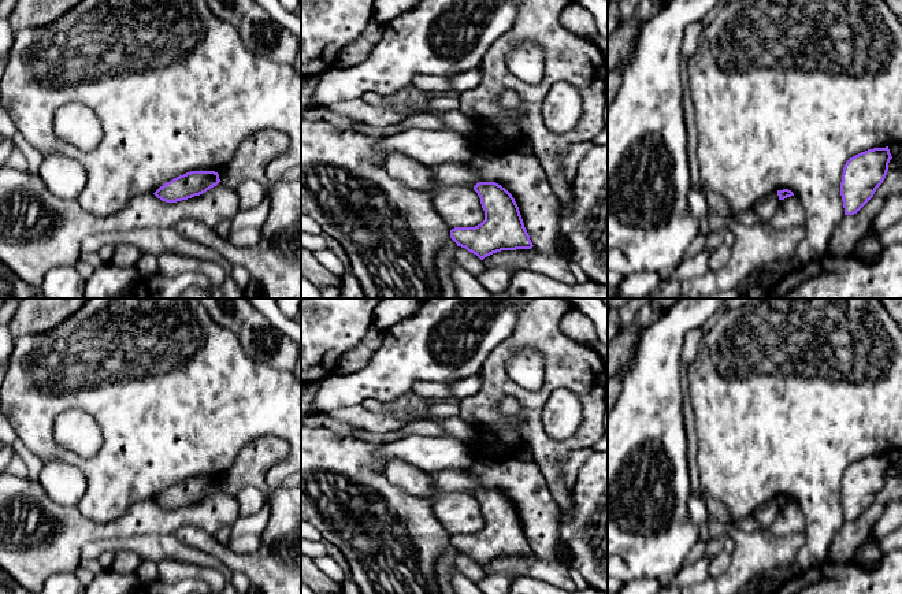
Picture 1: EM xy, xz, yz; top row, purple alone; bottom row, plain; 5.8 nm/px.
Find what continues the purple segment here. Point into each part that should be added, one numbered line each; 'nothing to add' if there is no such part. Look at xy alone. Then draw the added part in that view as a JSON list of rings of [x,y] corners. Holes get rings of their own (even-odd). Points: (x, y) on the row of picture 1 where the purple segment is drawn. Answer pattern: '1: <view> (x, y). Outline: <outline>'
nothing to add

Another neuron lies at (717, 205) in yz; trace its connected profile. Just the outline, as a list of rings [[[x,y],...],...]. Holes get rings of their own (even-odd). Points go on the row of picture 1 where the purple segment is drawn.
[[[701,183],[698,189],[705,194],[708,203],[708,211],[721,220],[731,219],[732,212],[727,204],[727,201],[719,196],[714,190],[712,190],[706,183]]]

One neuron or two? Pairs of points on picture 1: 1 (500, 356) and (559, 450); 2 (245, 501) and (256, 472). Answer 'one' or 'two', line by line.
1: one
2: two

